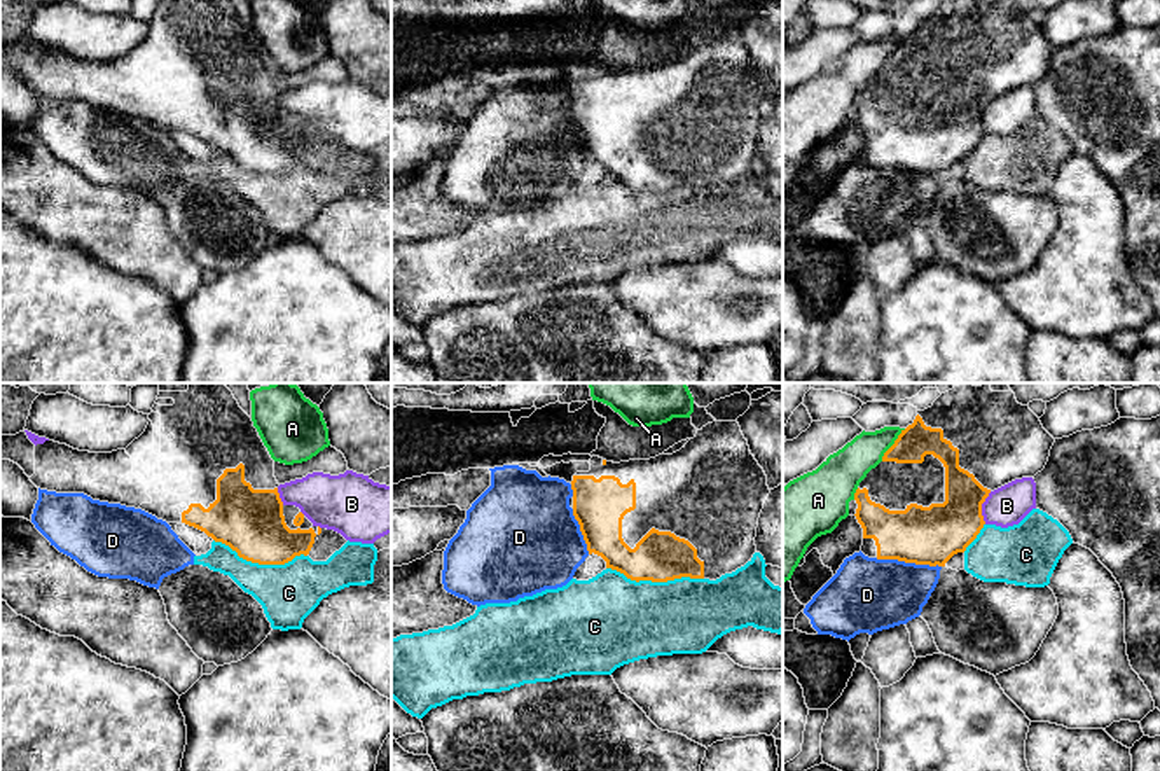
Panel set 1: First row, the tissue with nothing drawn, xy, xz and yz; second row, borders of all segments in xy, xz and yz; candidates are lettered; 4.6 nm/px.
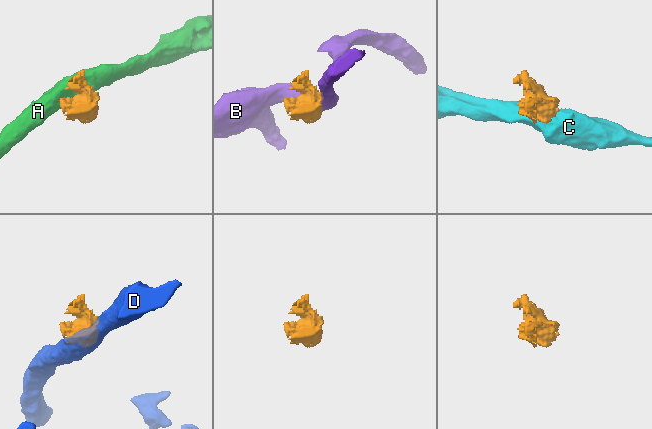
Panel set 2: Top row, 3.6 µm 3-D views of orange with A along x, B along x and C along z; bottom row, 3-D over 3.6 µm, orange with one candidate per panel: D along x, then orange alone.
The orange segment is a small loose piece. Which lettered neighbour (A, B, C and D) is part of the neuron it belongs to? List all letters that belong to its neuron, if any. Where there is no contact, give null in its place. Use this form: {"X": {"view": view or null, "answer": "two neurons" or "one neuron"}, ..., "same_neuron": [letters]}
{"A": {"view": "yz", "answer": "two neurons"}, "B": {"view": "yz", "answer": "two neurons"}, "C": {"view": "xz", "answer": "two neurons"}, "D": {"view": "yz", "answer": "two neurons"}, "same_neuron": []}

